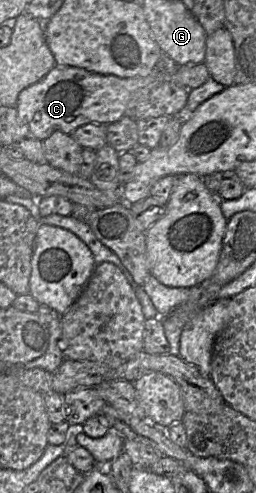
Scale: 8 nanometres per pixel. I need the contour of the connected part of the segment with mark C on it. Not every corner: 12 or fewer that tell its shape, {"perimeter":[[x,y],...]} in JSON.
{"perimeter":[[204,63],[120,78],[55,66],[20,92],[20,120],[40,141],[108,125],[164,81],[195,89]]}

